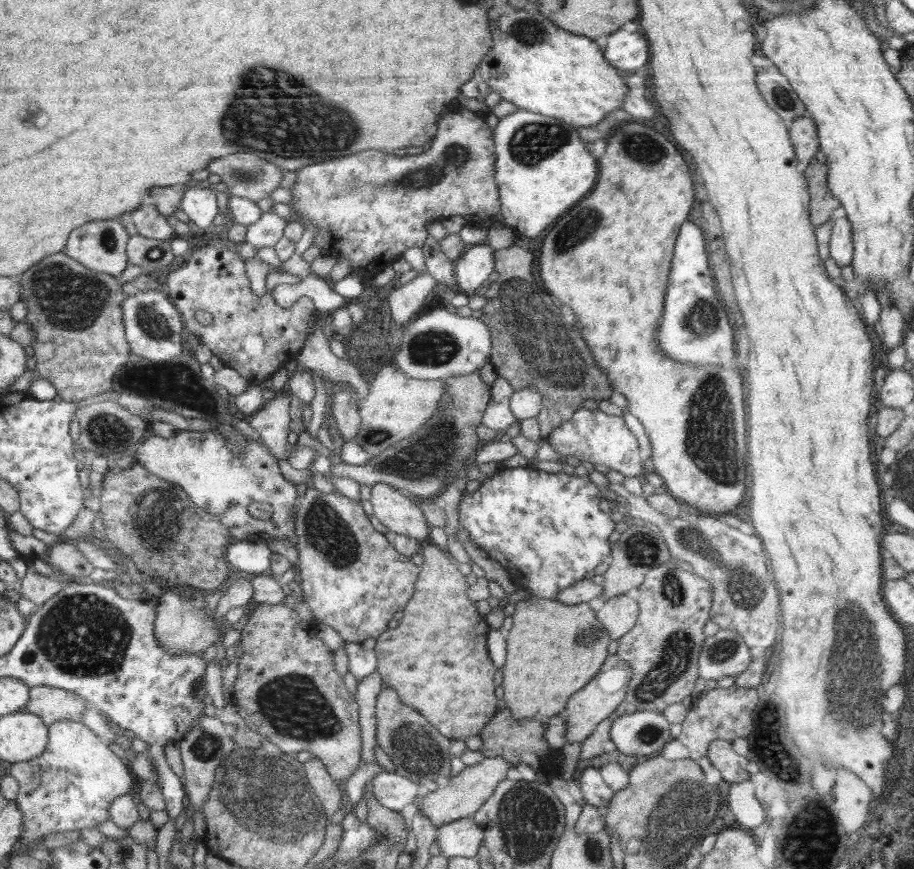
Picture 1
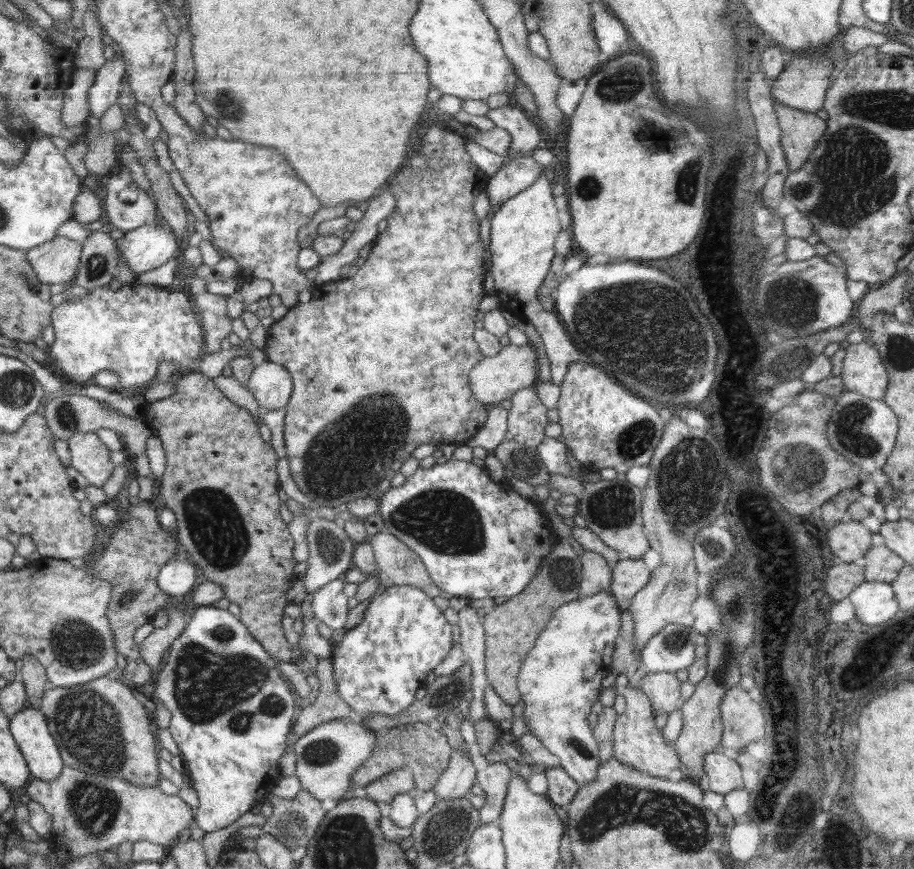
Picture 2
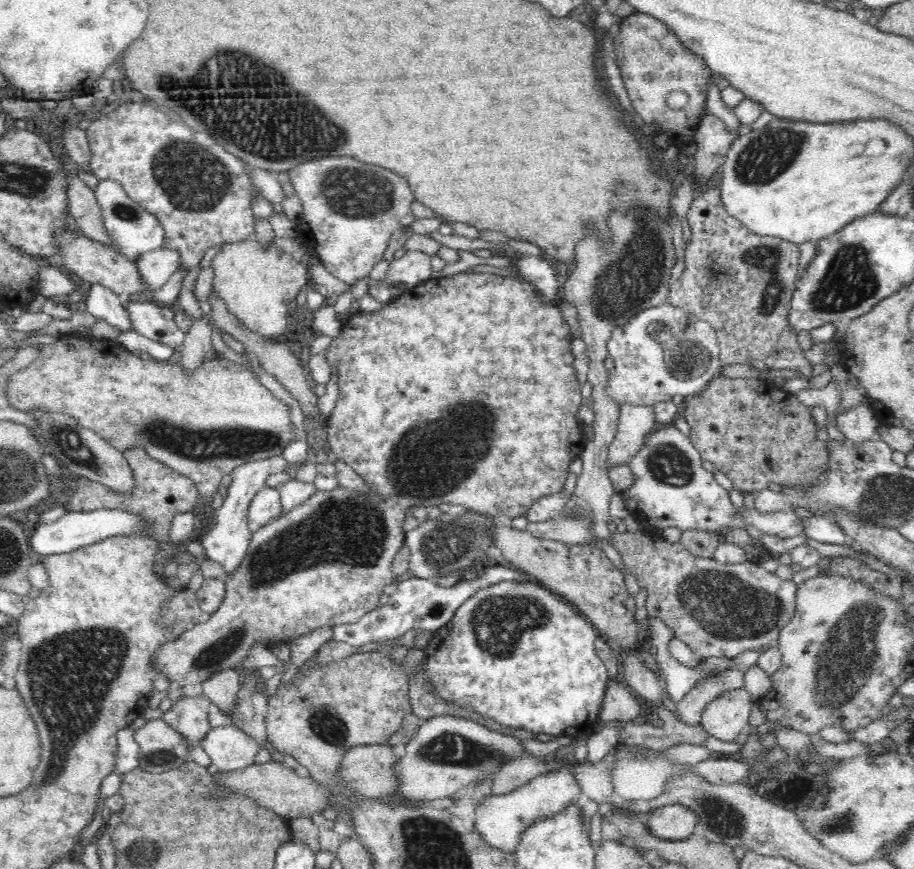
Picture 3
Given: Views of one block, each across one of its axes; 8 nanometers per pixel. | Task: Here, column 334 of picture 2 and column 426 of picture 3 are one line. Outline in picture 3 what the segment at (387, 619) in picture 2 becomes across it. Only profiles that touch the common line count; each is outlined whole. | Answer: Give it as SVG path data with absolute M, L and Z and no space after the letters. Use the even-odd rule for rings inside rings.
M502 581L477 590L476 594L467 598L466 602L455 610L454 616L445 625L433 632L433 638L421 649L422 661L425 664L423 676L429 680L432 694L439 696L444 702L455 704L455 706L469 706L483 718L499 722L502 726L521 728L535 734L550 734L554 737L566 735L577 738L581 734L592 735L592 728L599 720L599 710L610 680L604 661L596 652L595 642L598 635L598 630L584 614L576 612L576 608L572 604L542 587L538 582Z

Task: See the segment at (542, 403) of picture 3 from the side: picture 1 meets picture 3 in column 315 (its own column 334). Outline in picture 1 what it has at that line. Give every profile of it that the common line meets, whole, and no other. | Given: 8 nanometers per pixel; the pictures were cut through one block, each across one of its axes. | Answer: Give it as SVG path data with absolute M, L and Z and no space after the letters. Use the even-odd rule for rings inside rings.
M309 486L295 513L294 529L298 537L300 588L319 625L331 626L345 642L378 638L388 630L388 622L398 618L410 600L418 578L419 566L394 549L385 534L378 532L362 509L362 502L342 493L324 494Z

